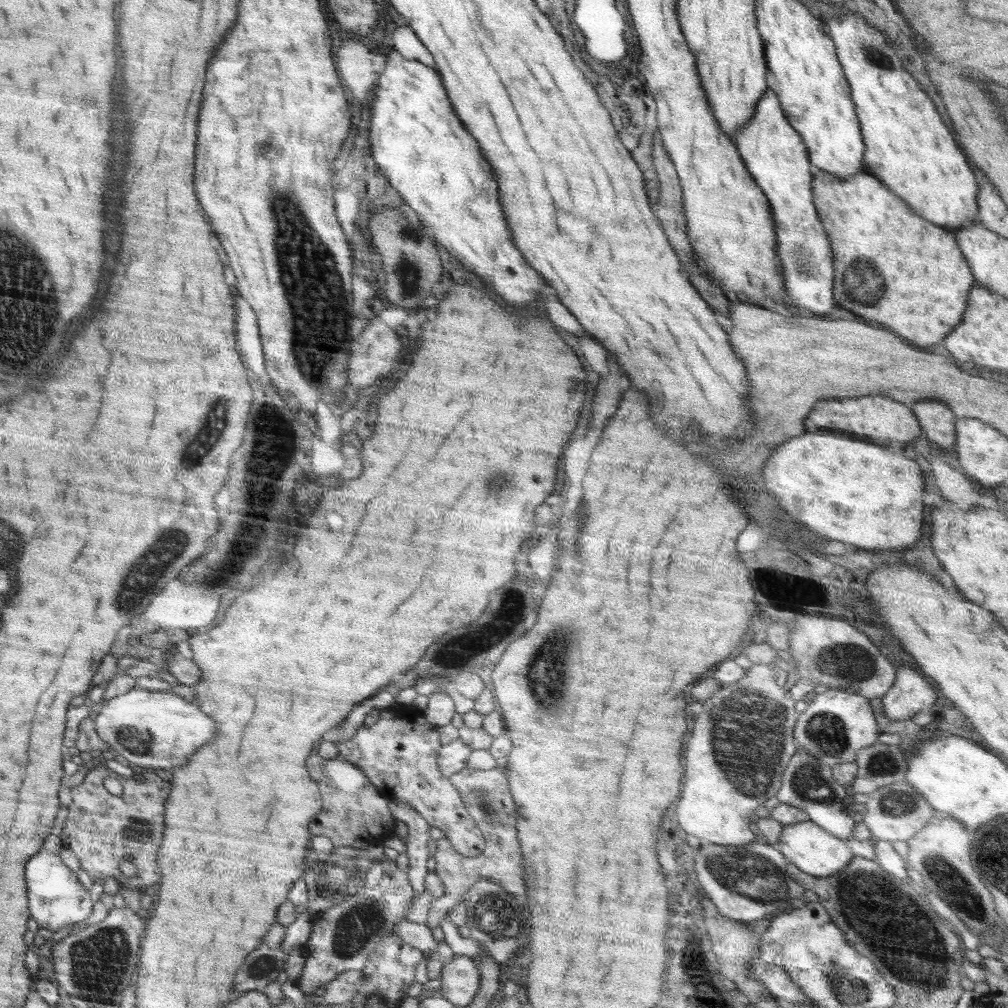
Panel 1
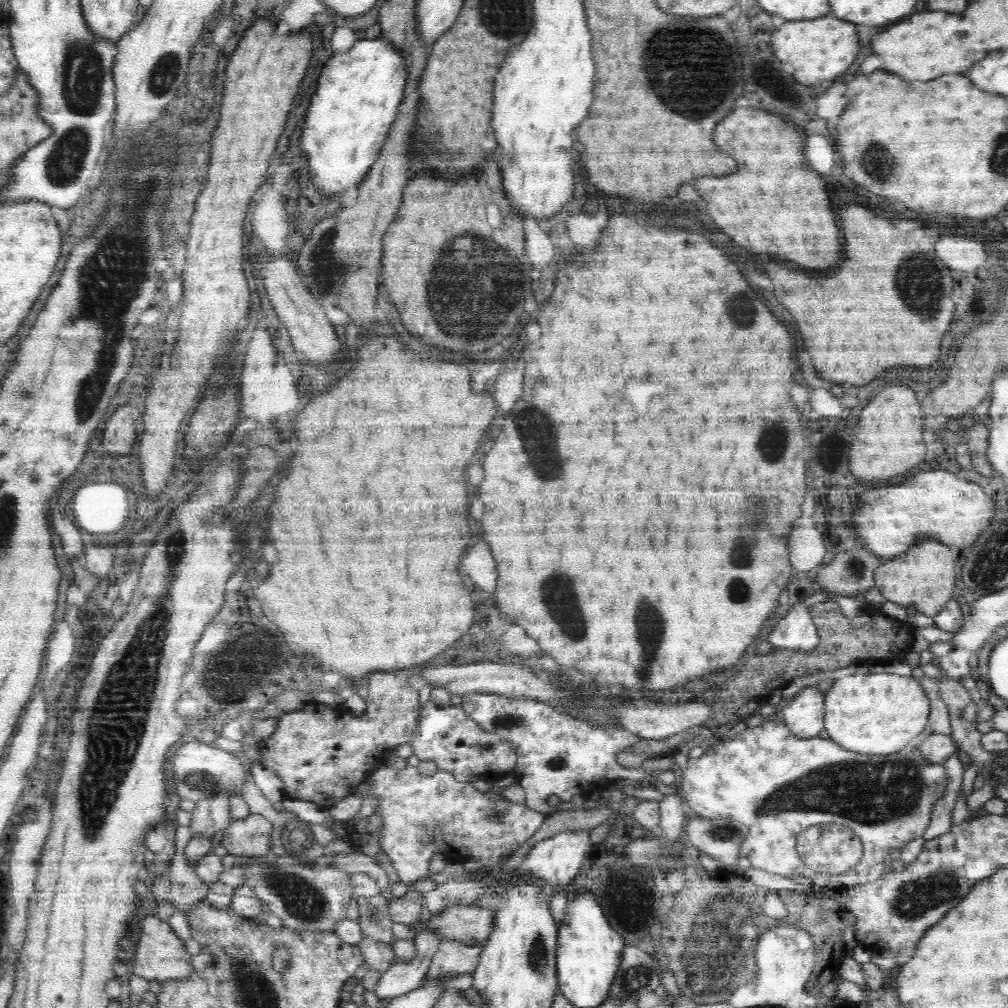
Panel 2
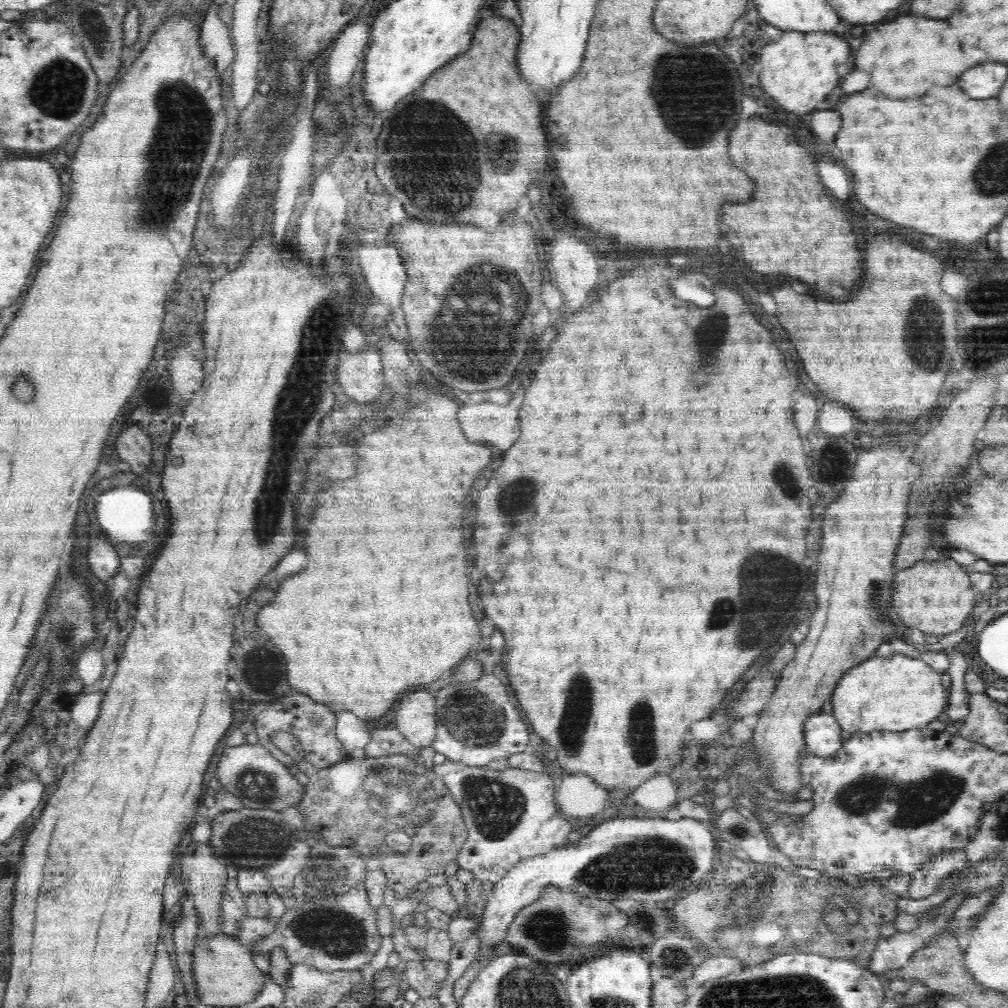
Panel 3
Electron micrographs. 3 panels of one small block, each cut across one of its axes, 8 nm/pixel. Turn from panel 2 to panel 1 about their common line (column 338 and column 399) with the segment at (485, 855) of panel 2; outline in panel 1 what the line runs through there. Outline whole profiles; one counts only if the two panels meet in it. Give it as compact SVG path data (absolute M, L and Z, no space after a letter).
M392 801L388 804L393 818L396 818L408 840L406 854L409 858L407 877L413 896L420 897L425 891L424 879L428 874L426 861L429 858L428 844L430 825L423 816L407 802Z

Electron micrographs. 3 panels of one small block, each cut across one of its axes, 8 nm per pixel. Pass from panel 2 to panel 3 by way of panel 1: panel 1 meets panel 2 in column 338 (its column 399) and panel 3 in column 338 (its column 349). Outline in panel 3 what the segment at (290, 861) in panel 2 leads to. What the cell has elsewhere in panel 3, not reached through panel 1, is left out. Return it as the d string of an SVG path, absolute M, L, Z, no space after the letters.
M357 887L348 890L344 896L330 898L330 900L305 900L304 904L290 903L286 912L281 917L276 917L278 926L274 932L263 937L253 948L255 954L263 954L269 959L270 954L276 946L284 948L286 956L291 964L304 964L324 972L334 972L336 970L358 970L364 968L366 964L374 958L374 954L382 946L382 935L376 925L376 908L370 905L368 895Z

